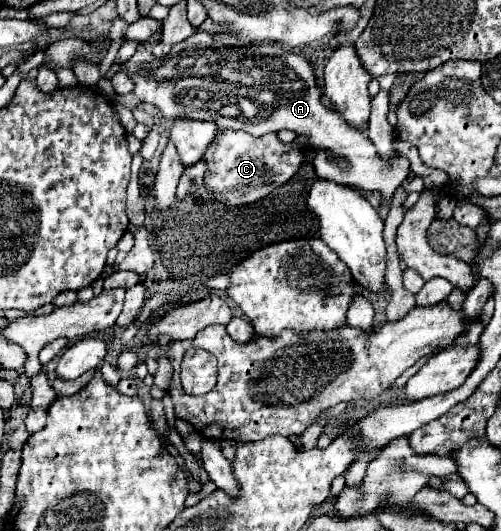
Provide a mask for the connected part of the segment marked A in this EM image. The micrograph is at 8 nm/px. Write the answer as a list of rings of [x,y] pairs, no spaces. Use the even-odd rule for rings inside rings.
[[[197,32],[173,46],[165,58],[147,56],[145,48],[139,48],[121,64],[119,72],[127,72],[135,84],[133,94],[141,102],[157,106],[167,120],[209,120],[223,130],[243,130],[251,136],[279,130],[291,130],[303,136],[319,178],[363,191],[377,191],[383,198],[389,198],[407,178],[409,160],[405,156],[399,156],[395,164],[383,164],[383,160],[375,156],[375,146],[367,140],[367,134],[347,128],[347,124],[321,102],[315,68],[307,58],[281,44],[225,46],[221,42],[217,34]],[[143,68],[157,72],[157,76],[145,78],[145,74],[141,74]]]

